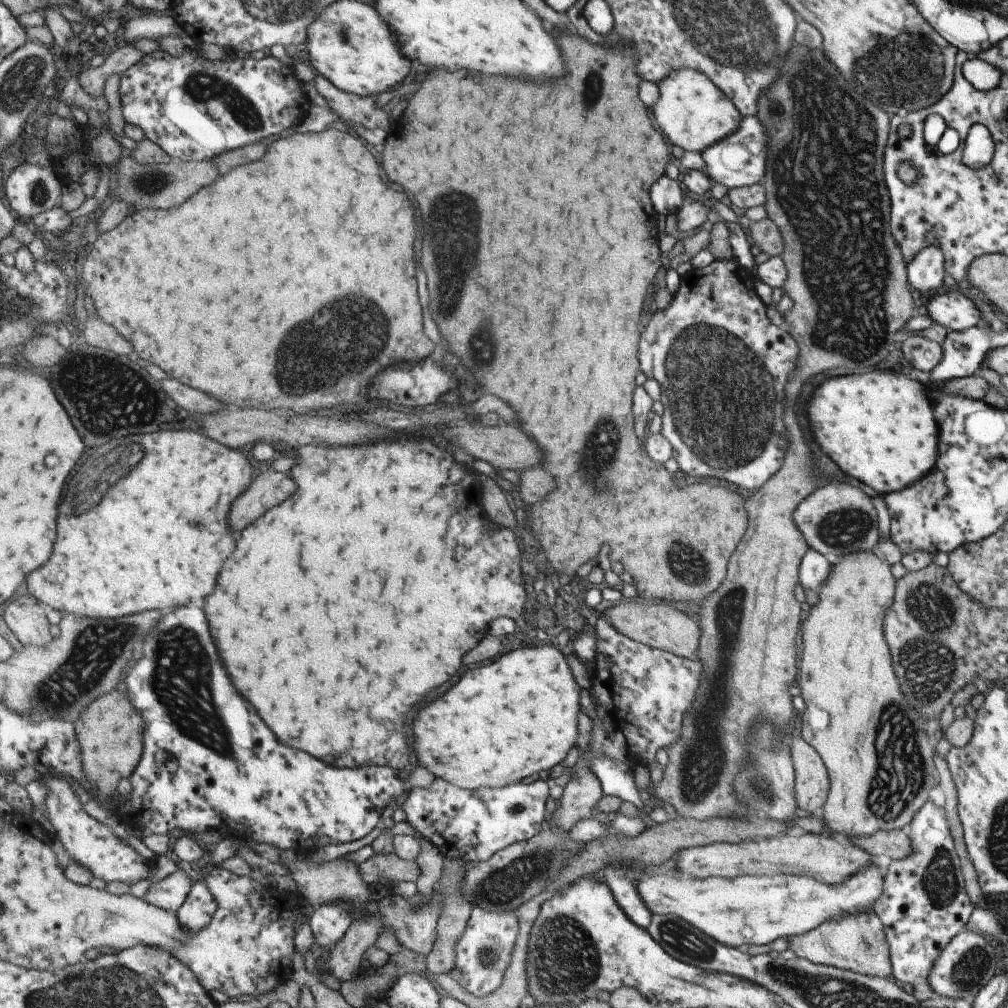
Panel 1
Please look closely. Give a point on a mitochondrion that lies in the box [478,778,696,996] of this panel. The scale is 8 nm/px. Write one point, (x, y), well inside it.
(516, 808)

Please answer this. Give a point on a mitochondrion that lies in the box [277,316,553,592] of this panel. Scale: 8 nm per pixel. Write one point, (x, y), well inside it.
(480, 348)

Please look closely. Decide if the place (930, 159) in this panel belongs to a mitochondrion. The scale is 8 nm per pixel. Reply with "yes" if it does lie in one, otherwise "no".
no

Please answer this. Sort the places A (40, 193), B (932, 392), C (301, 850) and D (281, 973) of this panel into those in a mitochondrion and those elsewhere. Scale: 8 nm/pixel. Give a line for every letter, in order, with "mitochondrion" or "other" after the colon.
A: mitochondrion
B: other
C: other
D: other

